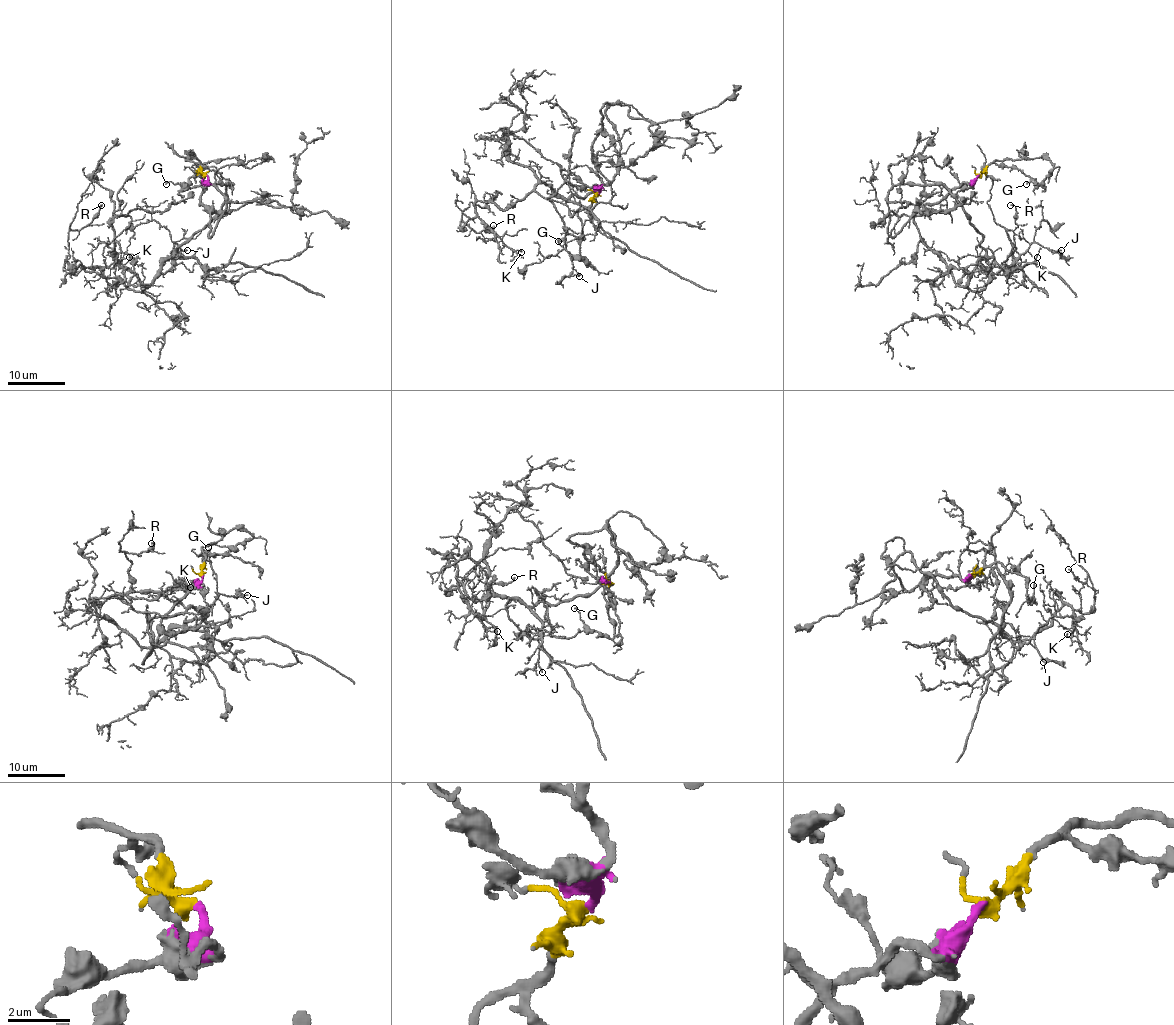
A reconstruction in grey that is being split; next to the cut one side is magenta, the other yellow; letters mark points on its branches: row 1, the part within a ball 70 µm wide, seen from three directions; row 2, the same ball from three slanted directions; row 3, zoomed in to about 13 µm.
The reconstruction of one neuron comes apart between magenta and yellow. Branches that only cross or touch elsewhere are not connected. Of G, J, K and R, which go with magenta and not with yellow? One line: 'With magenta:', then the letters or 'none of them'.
With magenta: J, K, R

